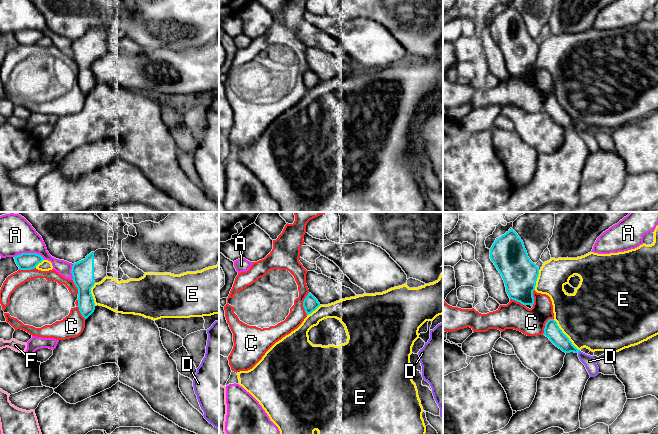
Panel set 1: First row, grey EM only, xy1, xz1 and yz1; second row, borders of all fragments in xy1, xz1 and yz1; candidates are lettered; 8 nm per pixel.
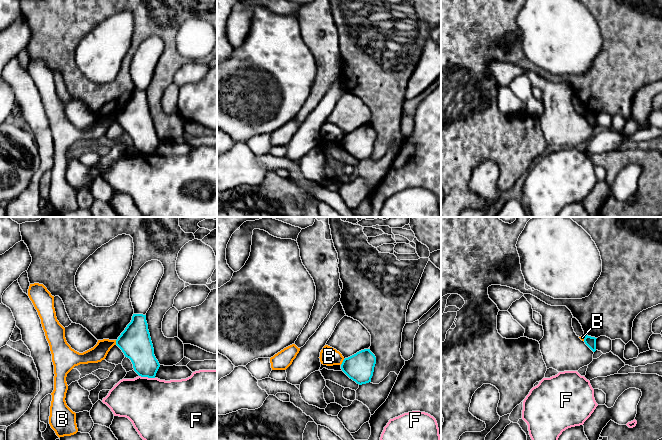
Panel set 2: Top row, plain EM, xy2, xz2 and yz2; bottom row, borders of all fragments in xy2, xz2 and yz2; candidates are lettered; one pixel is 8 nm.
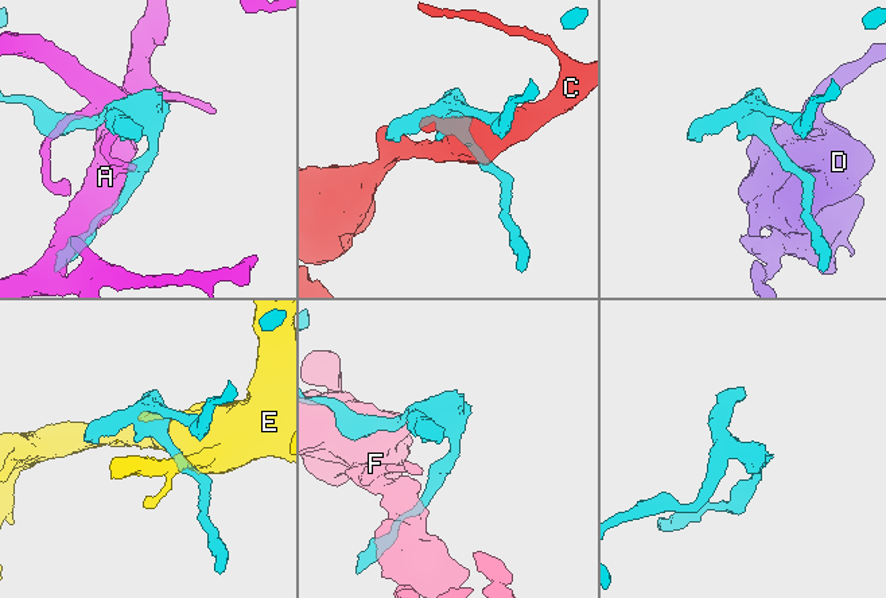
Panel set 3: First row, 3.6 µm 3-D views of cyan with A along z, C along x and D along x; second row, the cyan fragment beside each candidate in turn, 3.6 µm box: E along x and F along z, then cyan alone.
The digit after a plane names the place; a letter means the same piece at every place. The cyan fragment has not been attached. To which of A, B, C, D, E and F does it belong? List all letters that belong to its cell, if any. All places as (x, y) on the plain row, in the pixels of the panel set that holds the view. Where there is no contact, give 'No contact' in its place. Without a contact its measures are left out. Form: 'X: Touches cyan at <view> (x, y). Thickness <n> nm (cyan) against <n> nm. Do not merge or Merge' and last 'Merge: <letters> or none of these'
A: Touches cyan at xy1 (29, 29). Thickness 140 nm (cyan) against 260 nm. Do not merge
B: Touches cyan at xz2 (342, 138). Thickness 220 nm (cyan) against 150 nm. Merge
C: Touches cyan at xz1 (303, 79). Thickness 120 nm (cyan) against 130 nm. Do not merge
D: No contact. Do not merge
E: Touches cyan at yz1 (565, 111). Thickness 120 nm (cyan) against 480 nm. Do not merge
F: Touches cyan at xy2 (147, 152). Thickness 240 nm (cyan) against 440 nm. Do not merge
Merge: B

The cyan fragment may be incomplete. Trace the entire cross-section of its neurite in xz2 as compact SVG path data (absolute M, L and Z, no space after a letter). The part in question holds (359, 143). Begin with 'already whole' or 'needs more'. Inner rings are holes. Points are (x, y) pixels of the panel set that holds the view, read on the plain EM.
needs more | M325 121L319 134L323 141L340 141L342 147L359 161L371 158L376 140L376 133L370 125L361 126L348 134L344 134L339 127Z

